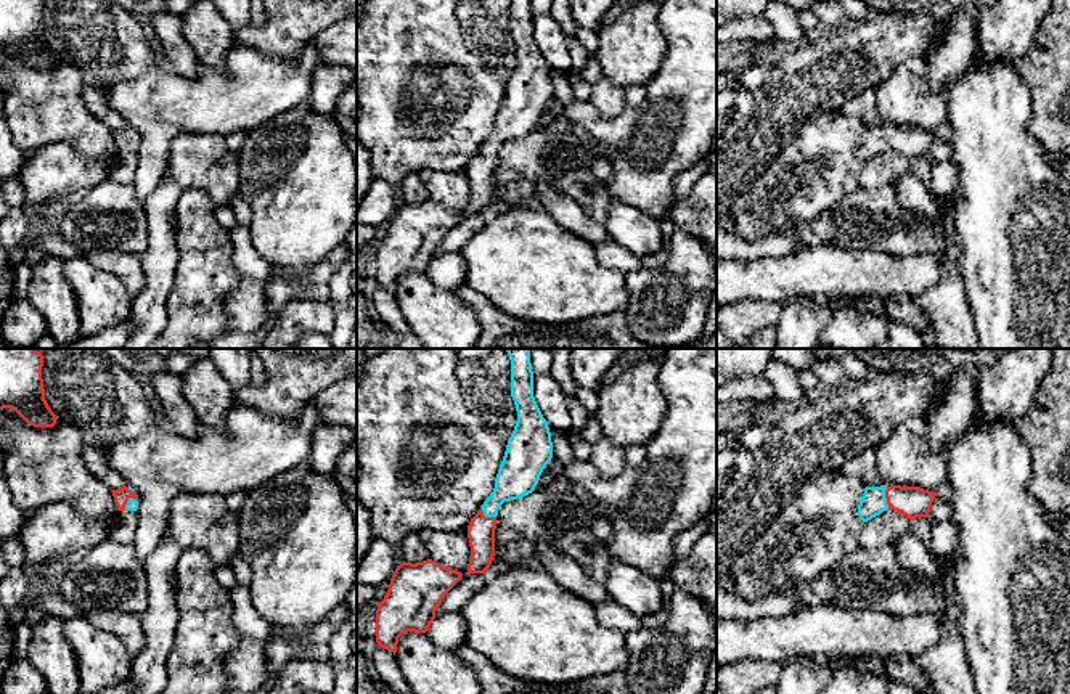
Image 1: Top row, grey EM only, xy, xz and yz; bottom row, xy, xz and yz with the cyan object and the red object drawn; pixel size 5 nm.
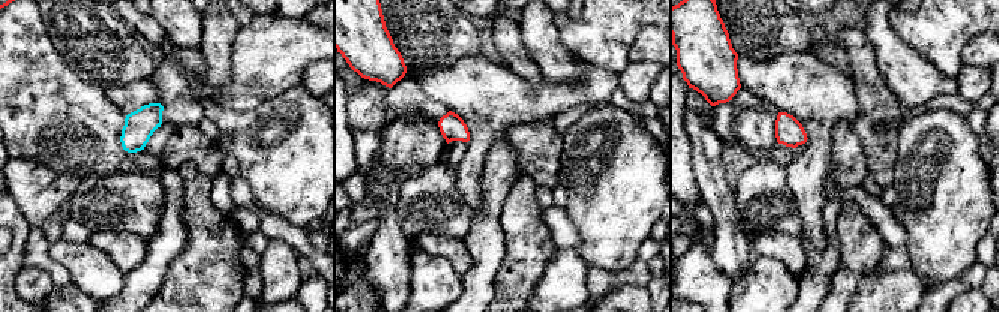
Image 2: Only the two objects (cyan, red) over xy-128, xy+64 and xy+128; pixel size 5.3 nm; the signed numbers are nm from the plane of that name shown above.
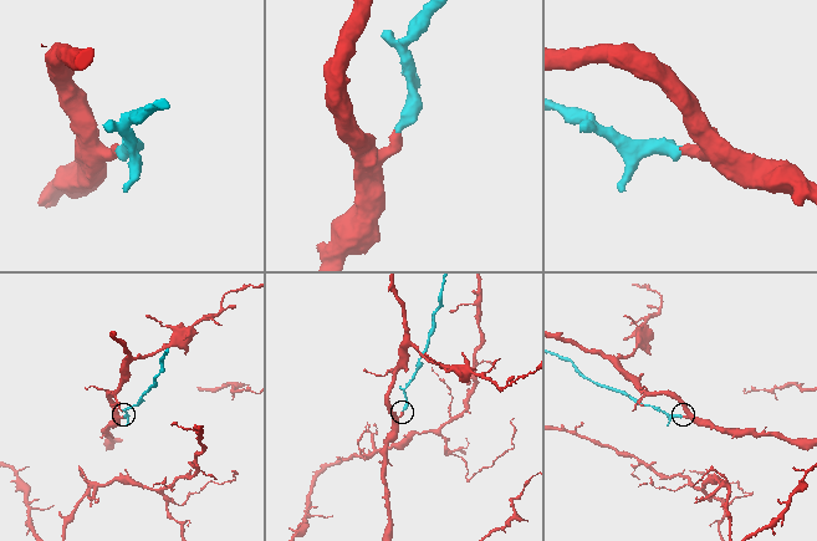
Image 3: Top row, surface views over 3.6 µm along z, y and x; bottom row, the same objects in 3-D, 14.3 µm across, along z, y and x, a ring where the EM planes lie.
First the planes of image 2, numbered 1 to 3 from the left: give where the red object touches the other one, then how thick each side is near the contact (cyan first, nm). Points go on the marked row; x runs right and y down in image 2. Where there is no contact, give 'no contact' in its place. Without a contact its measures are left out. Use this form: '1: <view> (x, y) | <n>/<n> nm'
1: no contact
2: no contact
3: no contact

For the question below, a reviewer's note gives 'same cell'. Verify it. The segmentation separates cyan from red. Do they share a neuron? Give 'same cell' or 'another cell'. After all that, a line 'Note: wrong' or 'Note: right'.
same cell
Note: right

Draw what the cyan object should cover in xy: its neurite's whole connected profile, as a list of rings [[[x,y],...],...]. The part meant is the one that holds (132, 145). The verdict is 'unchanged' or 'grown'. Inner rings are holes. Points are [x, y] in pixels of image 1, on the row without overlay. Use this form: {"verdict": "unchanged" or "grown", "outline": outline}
{"verdict": "grown", "outline": [[[122,127],[122,129],[112,130],[112,137],[119,151],[138,149],[138,135],[132,127]]]}

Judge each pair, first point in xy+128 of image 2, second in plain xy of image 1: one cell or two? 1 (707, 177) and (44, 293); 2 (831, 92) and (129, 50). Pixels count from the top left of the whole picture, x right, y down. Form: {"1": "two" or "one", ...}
{"1": "one", "2": "two"}

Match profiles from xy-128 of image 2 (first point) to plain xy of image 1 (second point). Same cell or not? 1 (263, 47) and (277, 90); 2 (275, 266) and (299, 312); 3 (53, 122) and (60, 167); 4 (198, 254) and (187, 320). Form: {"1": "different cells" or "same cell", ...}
{"1": "same cell", "2": "same cell", "3": "different cells", "4": "same cell"}

